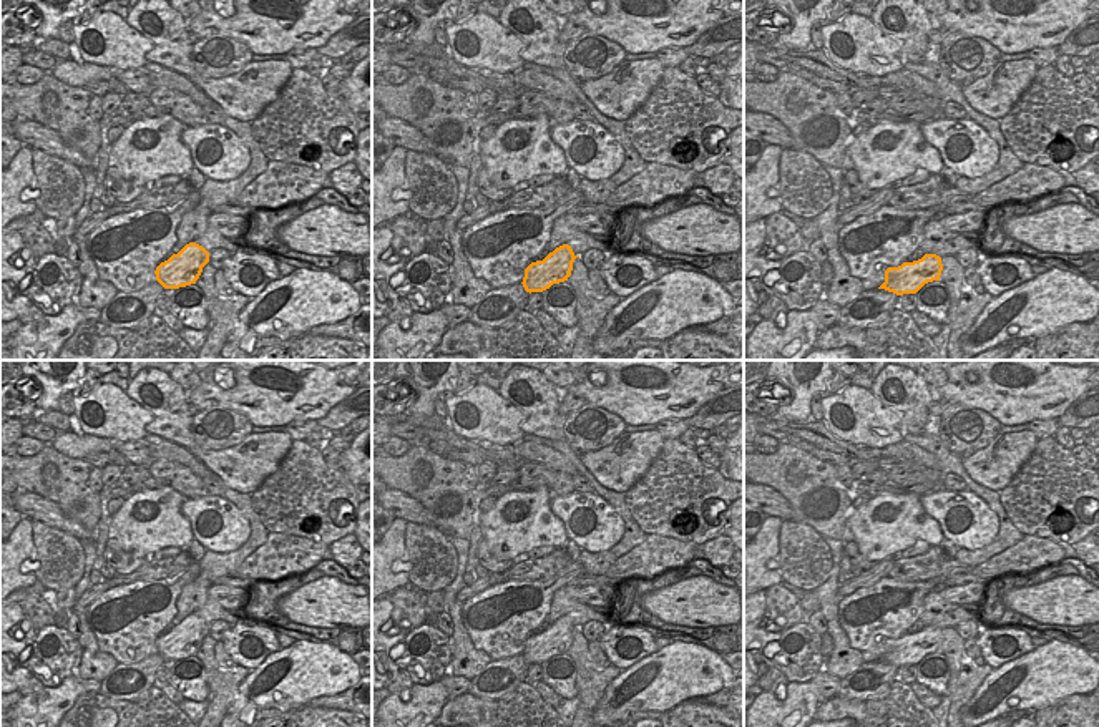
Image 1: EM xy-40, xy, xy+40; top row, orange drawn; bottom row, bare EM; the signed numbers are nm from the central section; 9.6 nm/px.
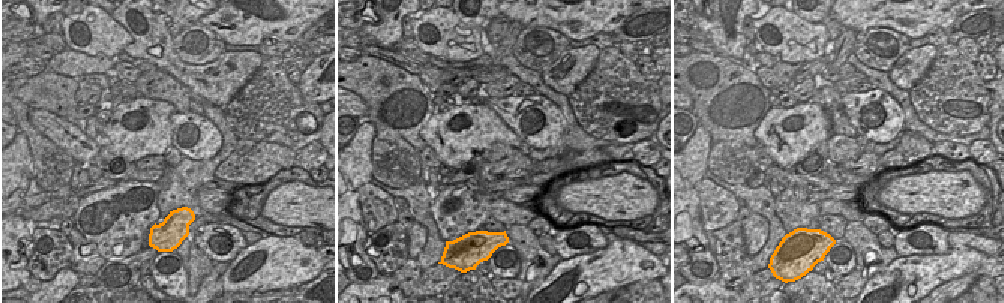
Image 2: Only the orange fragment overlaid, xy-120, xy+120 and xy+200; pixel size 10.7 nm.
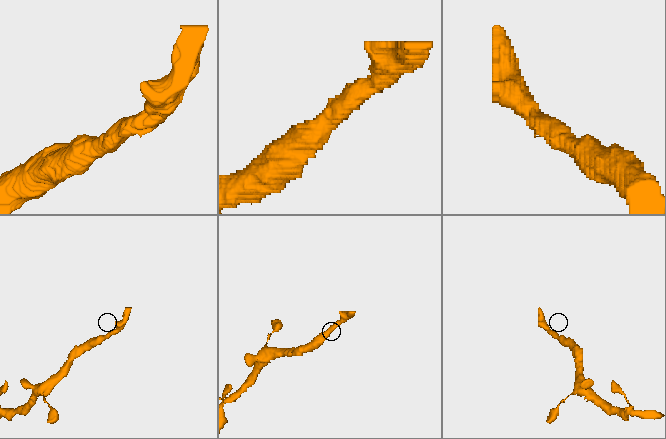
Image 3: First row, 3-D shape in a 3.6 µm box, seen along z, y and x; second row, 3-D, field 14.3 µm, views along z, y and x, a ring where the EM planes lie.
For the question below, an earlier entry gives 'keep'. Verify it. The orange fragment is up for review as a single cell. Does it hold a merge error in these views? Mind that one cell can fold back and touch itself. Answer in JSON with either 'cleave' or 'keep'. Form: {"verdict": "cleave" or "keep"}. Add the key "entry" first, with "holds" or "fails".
{"entry": "holds", "verdict": "keep"}

